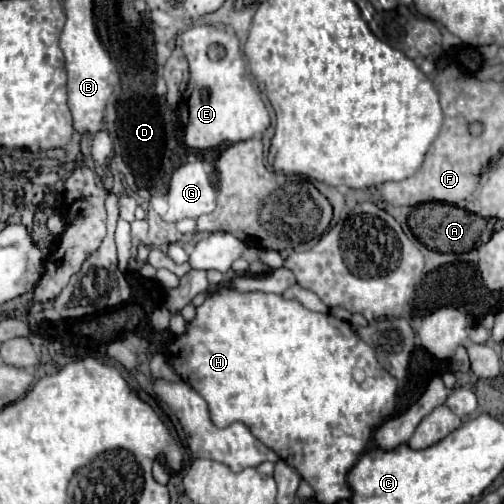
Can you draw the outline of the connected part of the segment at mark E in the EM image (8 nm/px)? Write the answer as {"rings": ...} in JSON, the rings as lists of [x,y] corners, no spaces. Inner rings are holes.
{"rings":[[[194,25],[182,31],[176,43],[182,47],[190,63],[190,97],[188,103],[186,93],[182,99],[184,143],[192,149],[214,149],[222,143],[238,143],[254,135],[262,135],[270,125],[270,115],[258,87],[244,71],[242,51],[236,33],[228,29],[218,29],[214,25]],[[212,47],[222,47],[222,59],[210,59]]]}

